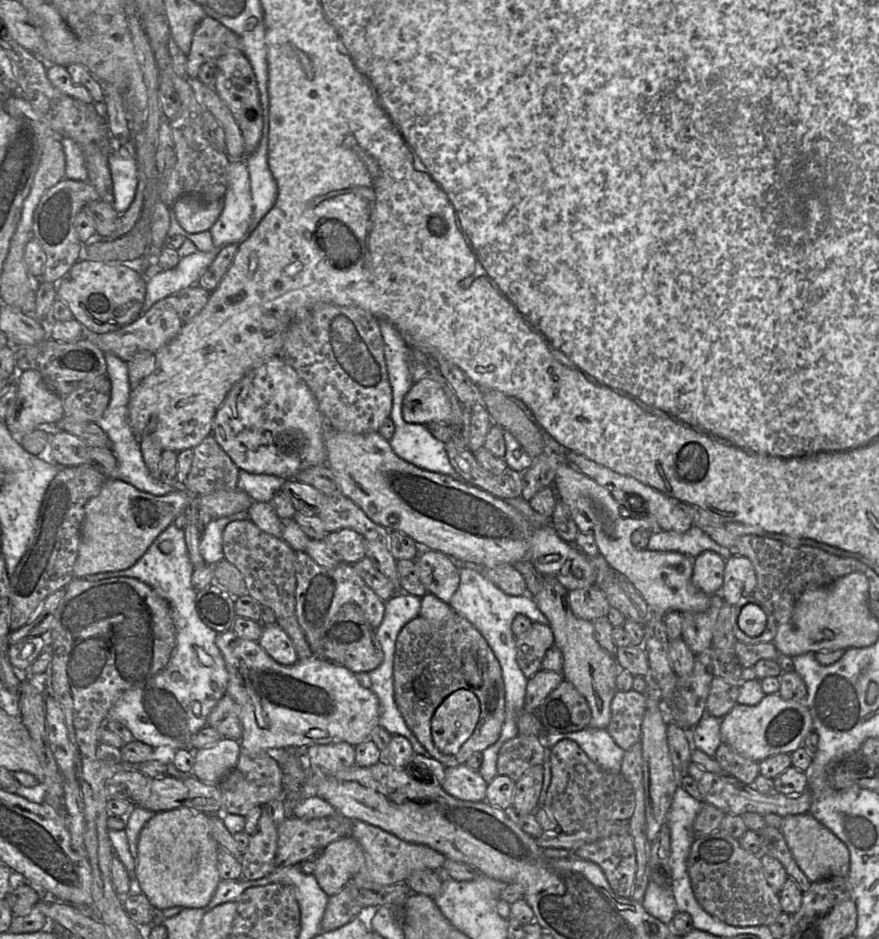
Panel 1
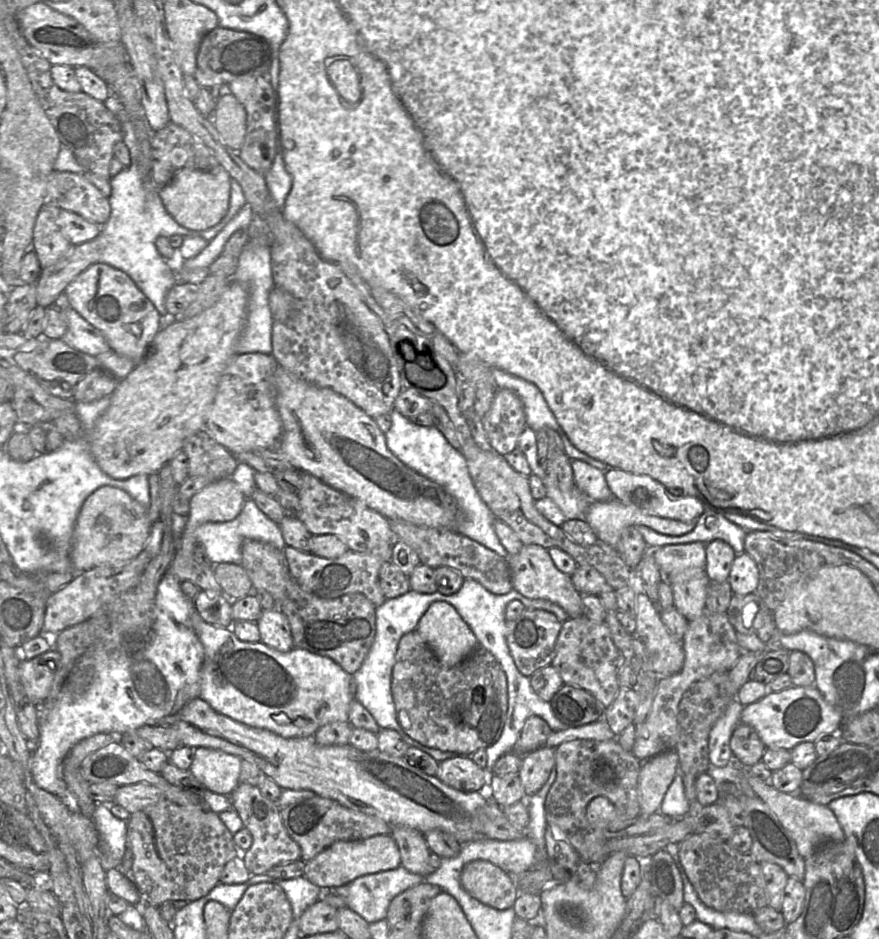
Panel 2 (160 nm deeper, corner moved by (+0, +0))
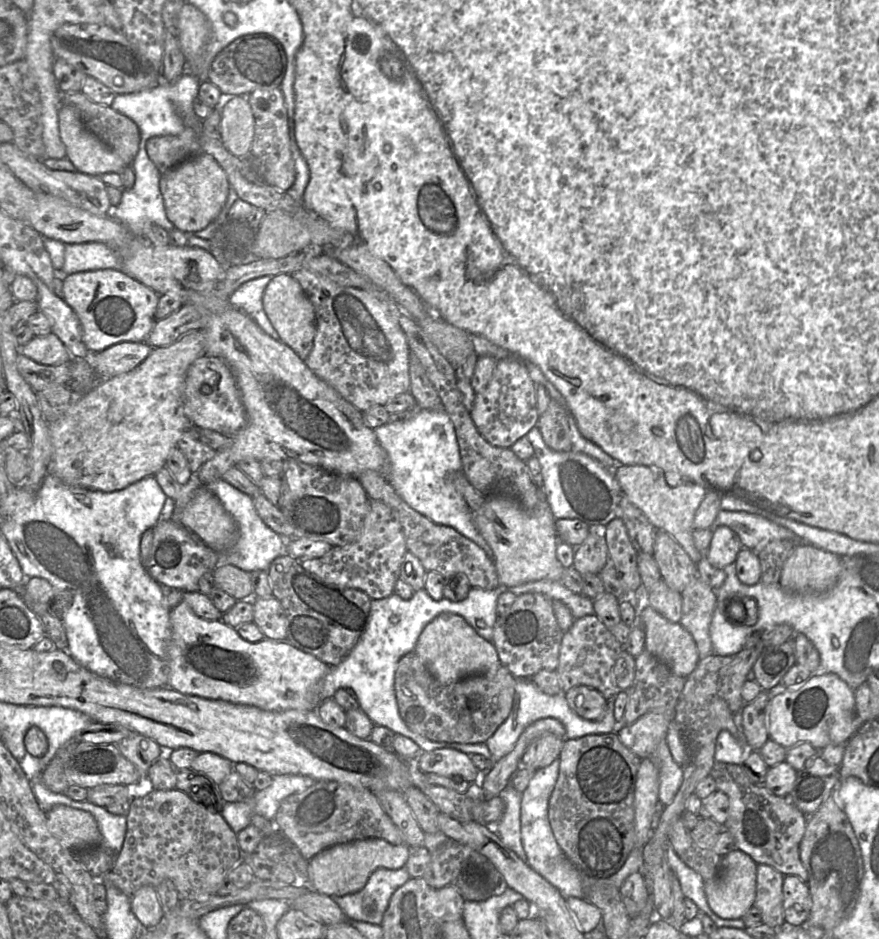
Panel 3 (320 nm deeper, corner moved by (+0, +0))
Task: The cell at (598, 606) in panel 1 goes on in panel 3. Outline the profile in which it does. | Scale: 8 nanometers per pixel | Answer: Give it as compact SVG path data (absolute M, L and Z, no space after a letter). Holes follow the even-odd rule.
M589 532L588 537L575 548L573 566L581 575L599 574L609 562L608 546L605 536Z

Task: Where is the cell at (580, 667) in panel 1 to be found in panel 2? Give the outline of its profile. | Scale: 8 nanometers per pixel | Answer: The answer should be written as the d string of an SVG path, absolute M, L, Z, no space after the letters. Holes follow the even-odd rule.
M523 545L514 555L509 555L507 562L510 567L513 589L529 599L545 599L559 605L569 618L582 615L580 593L575 589L570 575L561 572L554 564L548 549L536 545Z

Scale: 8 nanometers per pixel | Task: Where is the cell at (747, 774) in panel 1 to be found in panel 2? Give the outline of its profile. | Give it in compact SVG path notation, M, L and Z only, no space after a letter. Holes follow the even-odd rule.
M739 723L730 739L733 755L746 767L762 760L765 746L756 731L749 725Z

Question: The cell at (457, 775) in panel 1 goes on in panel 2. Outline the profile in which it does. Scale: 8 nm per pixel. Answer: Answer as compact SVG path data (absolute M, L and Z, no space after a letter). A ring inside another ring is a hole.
M455 756L439 762L436 776L444 784L463 792L480 792L487 789L488 772L480 768L470 756Z

